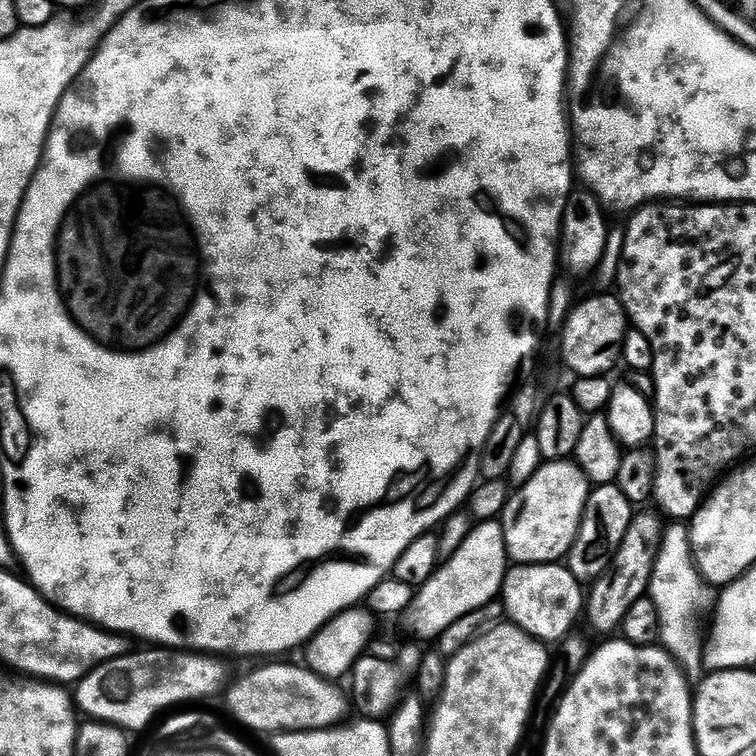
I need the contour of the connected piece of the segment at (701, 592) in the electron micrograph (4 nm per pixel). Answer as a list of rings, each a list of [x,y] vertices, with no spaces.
[[[672,522],[664,529],[664,541],[660,544],[660,553],[654,562],[652,581],[648,587],[654,606],[658,606],[660,623],[660,644],[676,660],[676,664],[688,677],[689,681],[699,682],[704,679],[704,641],[705,633],[700,632],[700,619],[704,611],[714,604],[714,592],[696,568],[692,557],[690,532],[683,523]]]

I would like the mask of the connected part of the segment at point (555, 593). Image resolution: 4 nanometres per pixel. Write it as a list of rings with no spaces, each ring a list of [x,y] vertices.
[[[560,562],[554,564],[517,564],[509,567],[508,573],[504,575],[504,586],[502,589],[502,603],[511,623],[517,624],[523,632],[529,634],[541,642],[559,642],[577,627],[576,619],[581,619],[586,608],[586,592],[581,581],[574,578],[574,574]]]

